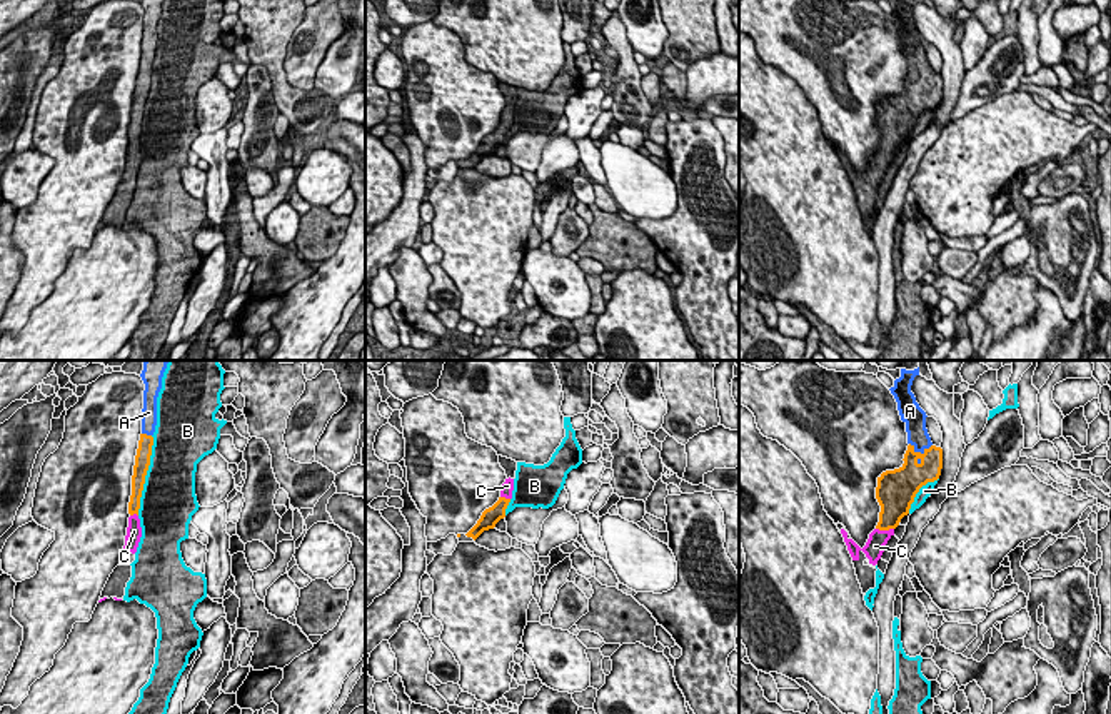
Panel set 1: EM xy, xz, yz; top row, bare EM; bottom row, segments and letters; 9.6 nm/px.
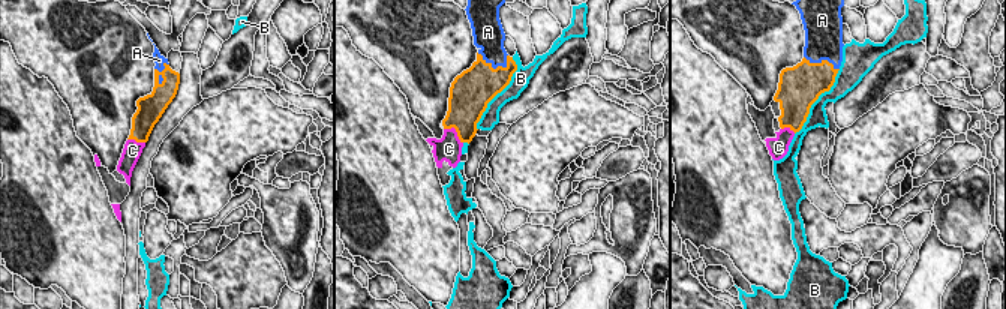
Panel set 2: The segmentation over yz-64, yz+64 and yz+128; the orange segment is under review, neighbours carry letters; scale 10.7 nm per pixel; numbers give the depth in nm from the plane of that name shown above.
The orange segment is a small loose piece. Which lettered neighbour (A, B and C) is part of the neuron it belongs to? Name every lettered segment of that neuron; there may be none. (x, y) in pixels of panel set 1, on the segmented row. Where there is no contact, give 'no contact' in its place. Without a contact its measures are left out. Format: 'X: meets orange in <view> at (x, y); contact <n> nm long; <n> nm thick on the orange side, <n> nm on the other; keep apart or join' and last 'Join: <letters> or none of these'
A: meets orange in yz at (919, 452); contact 220 nm long; 280 nm thick on the orange side, 200 nm on the other; join
B: meets orange in xy at (145, 474); contact 800 nm long; 160 nm thick on the orange side, 480 nm on the other; keep apart
C: meets orange in yz at (884, 529); contact 180 nm long; 280 nm thick on the orange side, 190 nm on the other; join
Join: A, C

